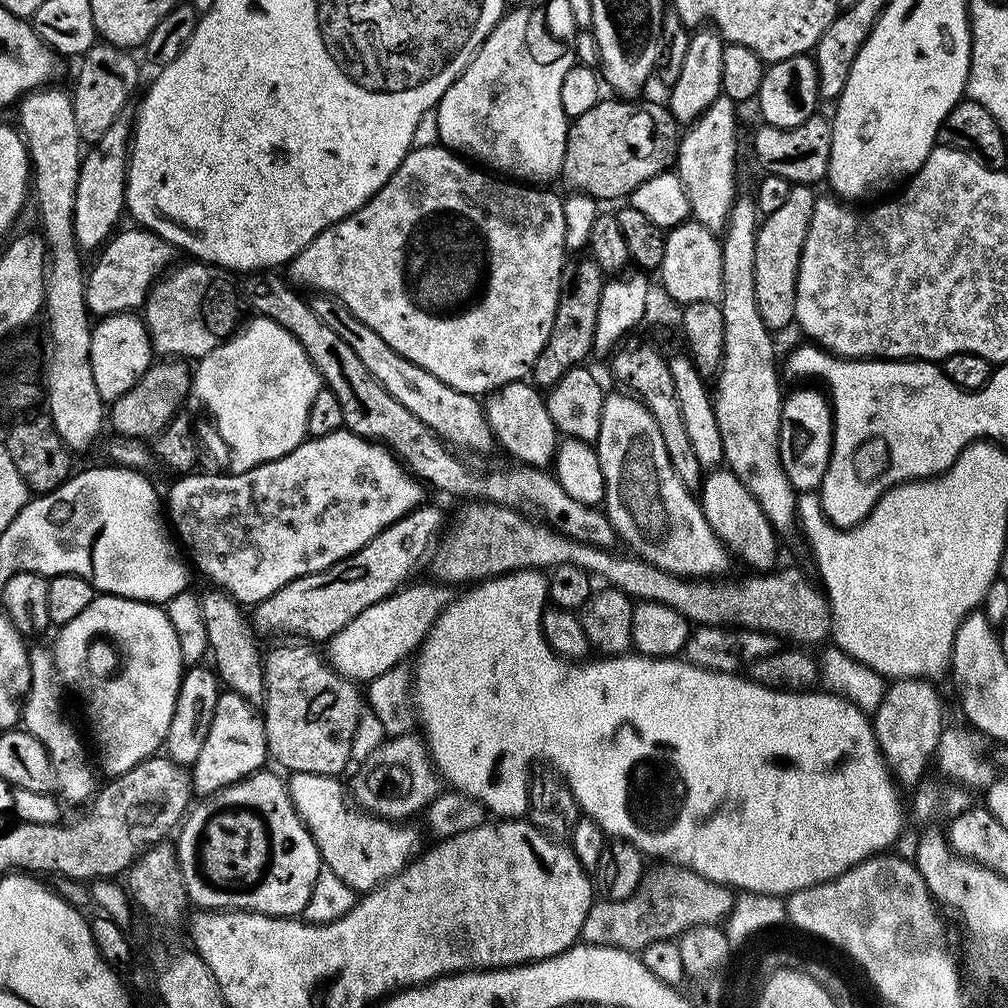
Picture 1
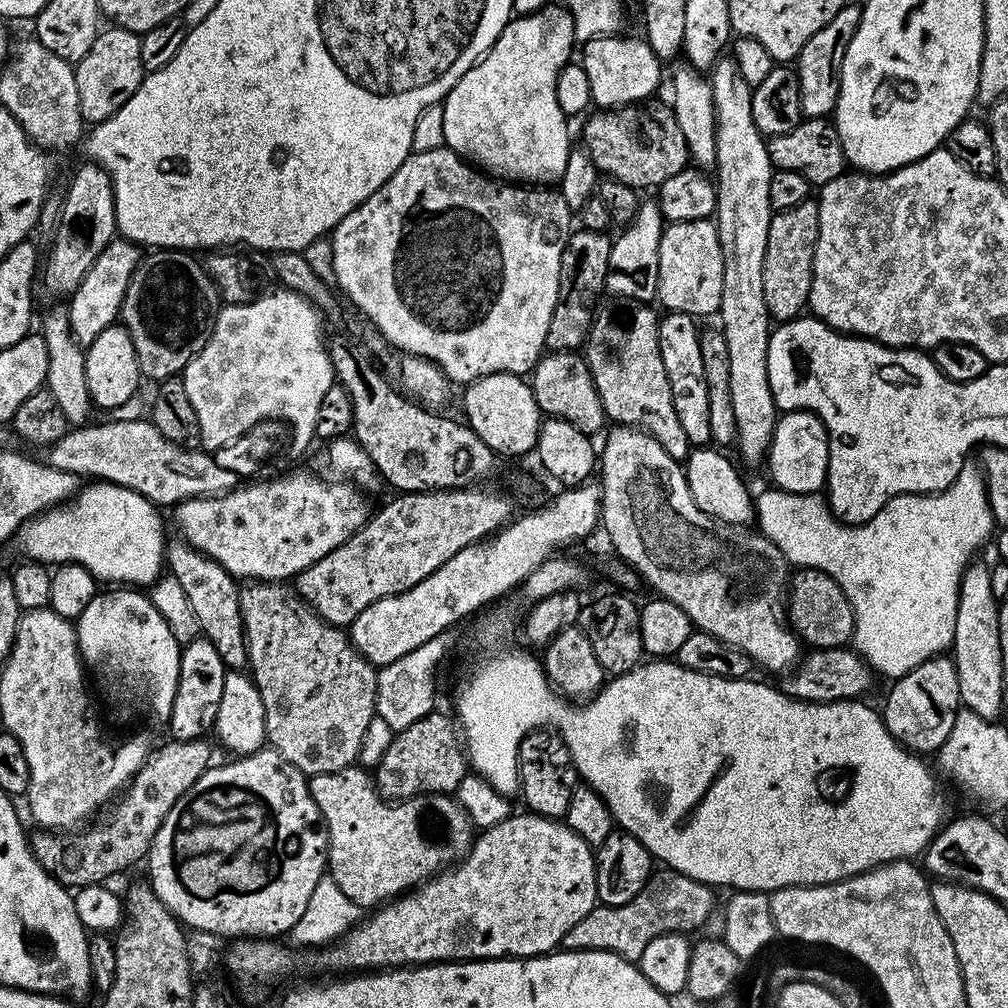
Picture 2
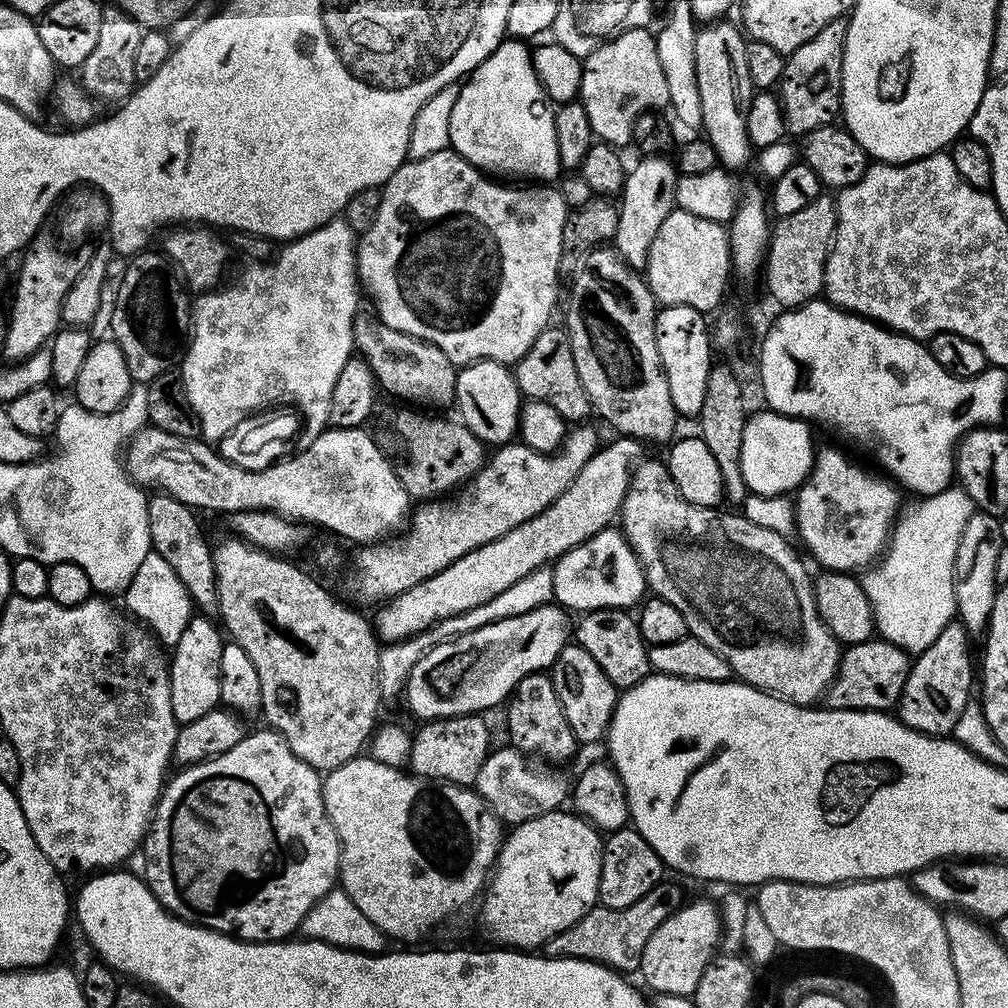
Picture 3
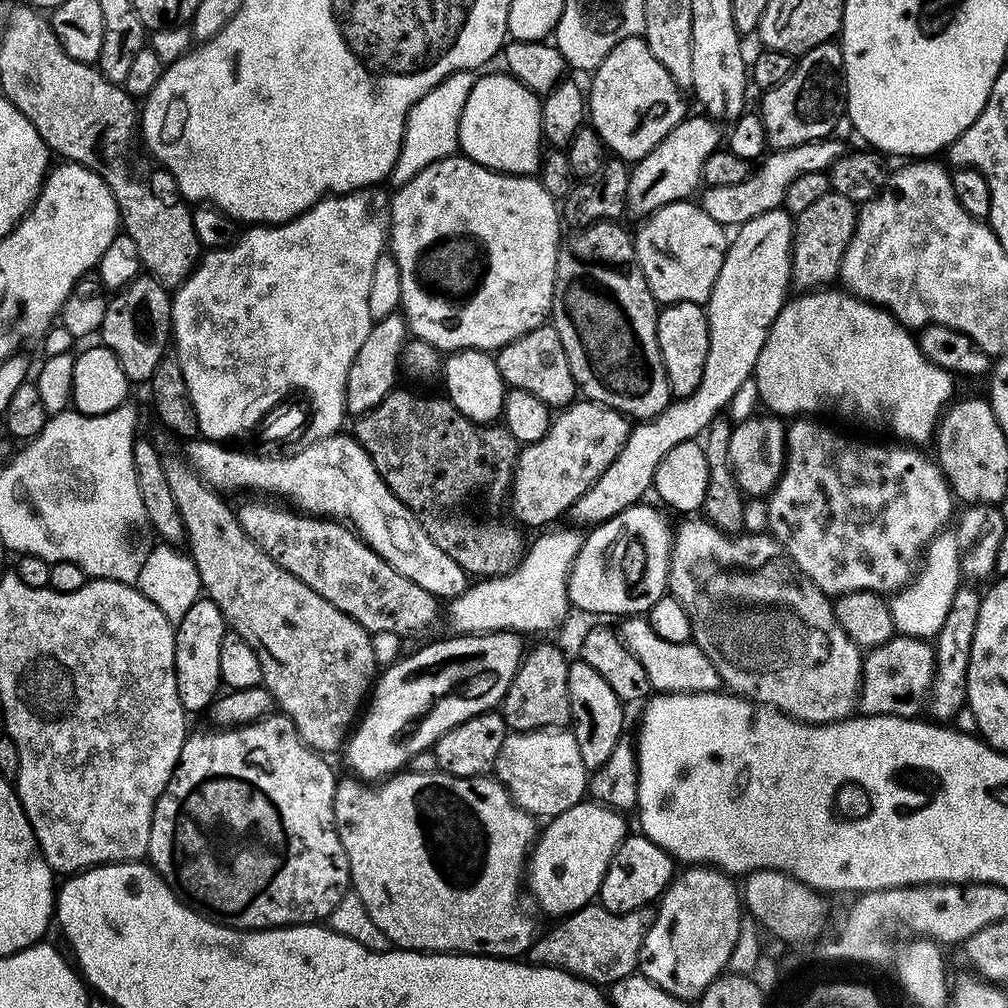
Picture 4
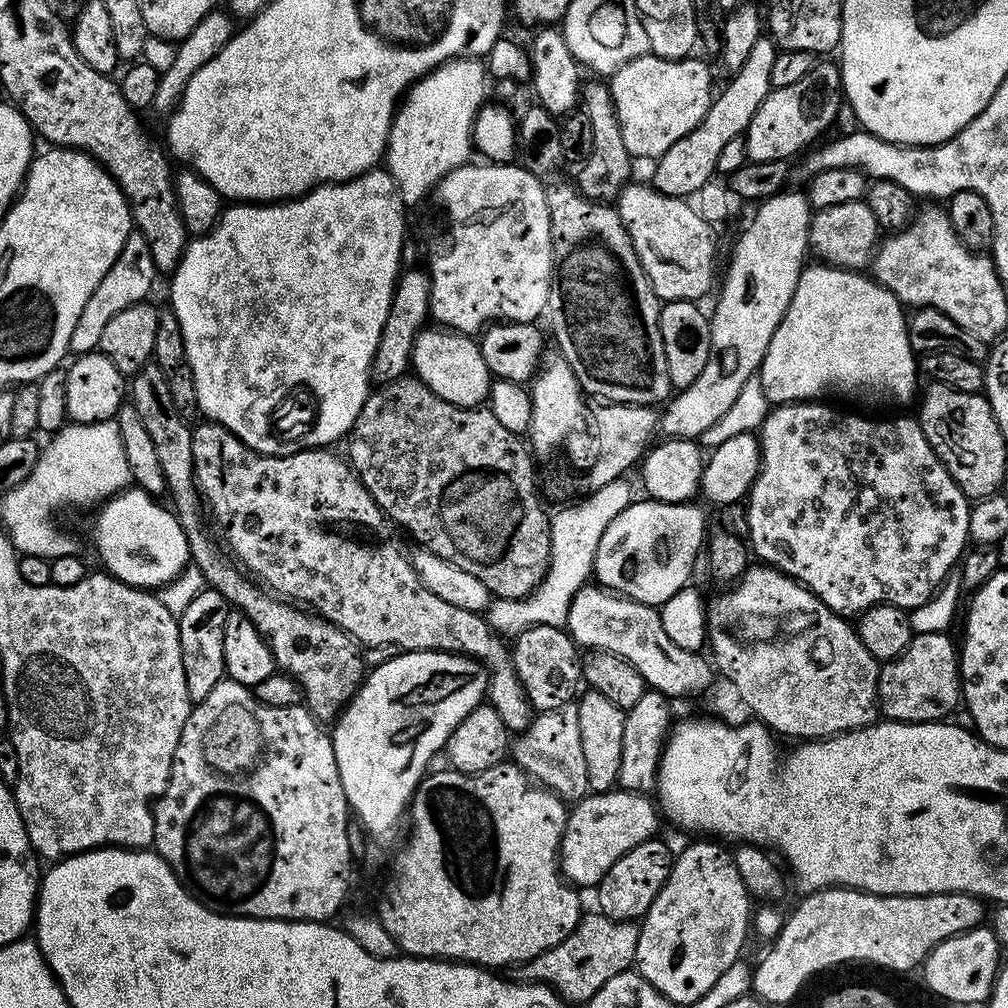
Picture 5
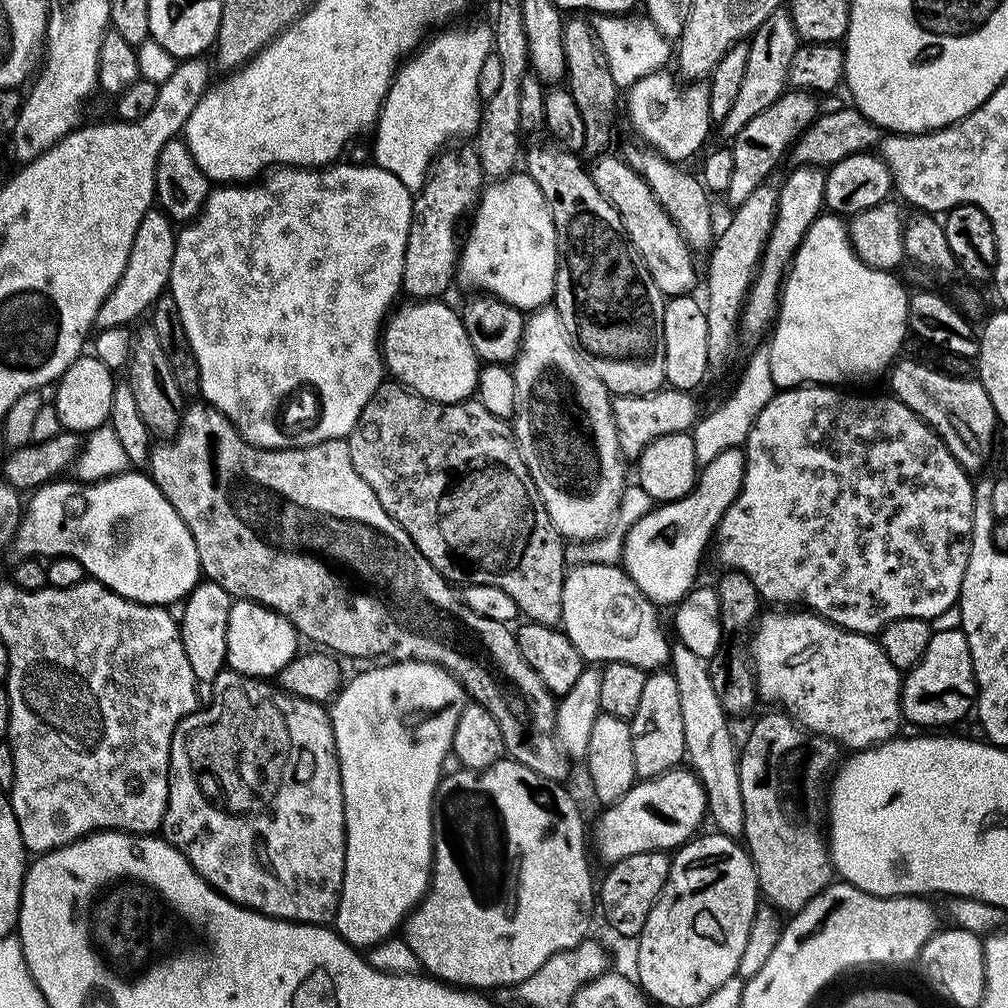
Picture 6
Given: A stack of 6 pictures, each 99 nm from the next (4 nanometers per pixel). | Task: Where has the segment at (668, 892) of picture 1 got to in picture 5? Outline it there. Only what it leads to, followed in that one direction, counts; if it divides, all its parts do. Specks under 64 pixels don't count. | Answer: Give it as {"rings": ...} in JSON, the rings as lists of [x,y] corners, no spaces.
{"rings":[[[592,910],[589,916],[588,913],[581,915],[576,929],[566,938],[562,938],[562,942],[558,942],[558,946],[554,946],[550,950],[546,950],[542,954],[538,954],[526,961],[522,965],[523,979],[528,982],[548,985],[549,988],[554,989],[561,1000],[569,1005],[587,1005],[588,1001],[594,998],[594,994],[598,994],[598,990],[602,990],[602,986],[606,986],[606,982],[610,982],[610,978],[614,978],[614,974],[622,974],[635,965],[639,937],[639,923],[631,920],[612,920],[609,916],[604,915],[603,912]]]}

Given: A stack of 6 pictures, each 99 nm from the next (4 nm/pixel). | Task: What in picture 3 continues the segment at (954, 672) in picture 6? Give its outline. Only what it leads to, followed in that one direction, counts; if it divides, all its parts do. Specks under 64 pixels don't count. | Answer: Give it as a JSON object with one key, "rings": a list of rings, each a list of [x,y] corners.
{"rings":[[[873,638],[847,645],[841,651],[840,668],[832,679],[832,685],[822,697],[823,703],[838,710],[888,712],[900,703],[902,686],[906,686],[909,667],[909,653],[903,652],[889,640]]]}

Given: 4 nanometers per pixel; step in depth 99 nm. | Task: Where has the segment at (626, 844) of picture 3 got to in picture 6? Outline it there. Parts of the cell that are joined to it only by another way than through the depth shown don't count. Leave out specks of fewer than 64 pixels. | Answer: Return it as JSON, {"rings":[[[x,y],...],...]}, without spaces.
{"rings":[[[643,852],[630,854],[630,858],[622,858],[611,865],[612,868],[598,884],[598,908],[604,911],[604,920],[620,936],[639,937],[646,926],[646,918],[650,918],[650,910],[654,902],[662,894],[666,886],[666,878],[670,874],[672,861],[668,852]]]}

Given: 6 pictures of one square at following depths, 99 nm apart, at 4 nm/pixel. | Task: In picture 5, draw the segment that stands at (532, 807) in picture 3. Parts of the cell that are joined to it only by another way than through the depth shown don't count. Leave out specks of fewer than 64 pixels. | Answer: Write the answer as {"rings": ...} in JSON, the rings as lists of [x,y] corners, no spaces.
{"rings":[[[575,703],[563,704],[553,712],[533,715],[527,730],[511,741],[510,756],[535,783],[544,785],[565,801],[575,802],[589,795],[586,757],[582,754],[582,734],[578,734]]]}

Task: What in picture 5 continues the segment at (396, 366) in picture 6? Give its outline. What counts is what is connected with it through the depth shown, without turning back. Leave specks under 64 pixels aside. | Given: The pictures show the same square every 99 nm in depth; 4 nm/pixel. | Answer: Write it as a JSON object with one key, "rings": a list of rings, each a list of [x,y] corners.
{"rings":[[[440,326],[425,327],[414,342],[410,368],[422,383],[438,394],[438,398],[446,398],[446,402],[475,408],[487,401],[490,373],[480,353],[479,343],[471,335],[448,331]]]}

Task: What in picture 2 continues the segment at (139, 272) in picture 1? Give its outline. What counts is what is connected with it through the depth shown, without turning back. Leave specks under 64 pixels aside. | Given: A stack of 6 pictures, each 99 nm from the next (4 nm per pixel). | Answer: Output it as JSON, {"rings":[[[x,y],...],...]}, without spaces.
{"rings":[[[113,238],[102,250],[102,254],[94,258],[94,266],[86,270],[86,278],[82,278],[82,282],[66,304],[70,330],[77,344],[81,346],[92,344],[94,338],[102,334],[102,330],[117,323],[120,307],[126,298],[126,286],[140,264],[141,255],[141,245],[134,244],[131,240]]]}

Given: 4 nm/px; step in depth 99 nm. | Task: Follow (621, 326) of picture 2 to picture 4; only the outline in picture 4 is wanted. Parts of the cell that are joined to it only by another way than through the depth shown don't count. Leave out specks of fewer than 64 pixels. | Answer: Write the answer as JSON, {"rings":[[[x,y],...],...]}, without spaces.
{"rings":[[[599,220],[596,224],[583,225],[572,237],[565,239],[560,246],[560,253],[556,255],[556,285],[552,295],[552,310],[550,313],[550,323],[558,330],[558,338],[562,342],[562,350],[566,350],[566,362],[570,362],[570,374],[574,374],[574,382],[577,389],[587,399],[593,400],[596,404],[604,404],[607,408],[613,408],[622,413],[623,416],[631,418],[633,421],[652,420],[673,399],[671,388],[668,387],[668,375],[666,366],[662,362],[662,350],[658,346],[658,334],[656,333],[656,314],[658,302],[652,296],[650,286],[642,274],[640,265],[636,263],[636,246],[634,236],[631,231],[627,232],[623,228],[623,223],[610,220]]]}

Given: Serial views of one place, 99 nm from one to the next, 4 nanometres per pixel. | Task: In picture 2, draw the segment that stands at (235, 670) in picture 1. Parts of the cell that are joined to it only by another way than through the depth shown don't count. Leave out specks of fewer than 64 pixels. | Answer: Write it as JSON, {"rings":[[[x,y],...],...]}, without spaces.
{"rings":[[[179,534],[167,537],[164,558],[167,571],[174,578],[178,578],[182,591],[194,610],[194,618],[198,618],[200,636],[214,642],[214,650],[218,650],[218,658],[222,658],[225,669],[243,669],[248,662],[248,647],[240,605],[241,585],[237,577],[230,575],[218,562],[214,562],[214,558],[190,546],[190,542]]]}

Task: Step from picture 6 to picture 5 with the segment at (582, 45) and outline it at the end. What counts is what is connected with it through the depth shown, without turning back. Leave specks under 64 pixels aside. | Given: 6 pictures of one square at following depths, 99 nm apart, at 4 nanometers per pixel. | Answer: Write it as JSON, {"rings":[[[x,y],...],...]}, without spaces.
{"rings":[[[592,78],[582,88],[582,110],[586,118],[590,118],[590,134],[594,138],[594,146],[590,154],[579,165],[580,172],[574,177],[574,183],[587,200],[612,202],[620,191],[633,179],[632,164],[634,157],[628,152],[622,140],[622,126],[619,125],[618,114],[615,112],[614,98],[609,85],[603,79]]]}

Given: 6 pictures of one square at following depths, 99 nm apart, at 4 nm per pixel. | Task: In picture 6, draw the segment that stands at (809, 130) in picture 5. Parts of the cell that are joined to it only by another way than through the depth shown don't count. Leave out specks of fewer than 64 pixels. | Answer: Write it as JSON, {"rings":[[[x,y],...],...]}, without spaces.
{"rings":[[[799,90],[785,91],[774,103],[767,106],[760,114],[750,119],[742,130],[731,137],[730,147],[734,154],[734,171],[730,174],[730,186],[726,199],[732,206],[746,202],[758,186],[769,179],[768,176],[780,164],[780,159],[789,155],[790,149],[800,135],[810,127],[817,118],[817,97],[811,92]]]}

